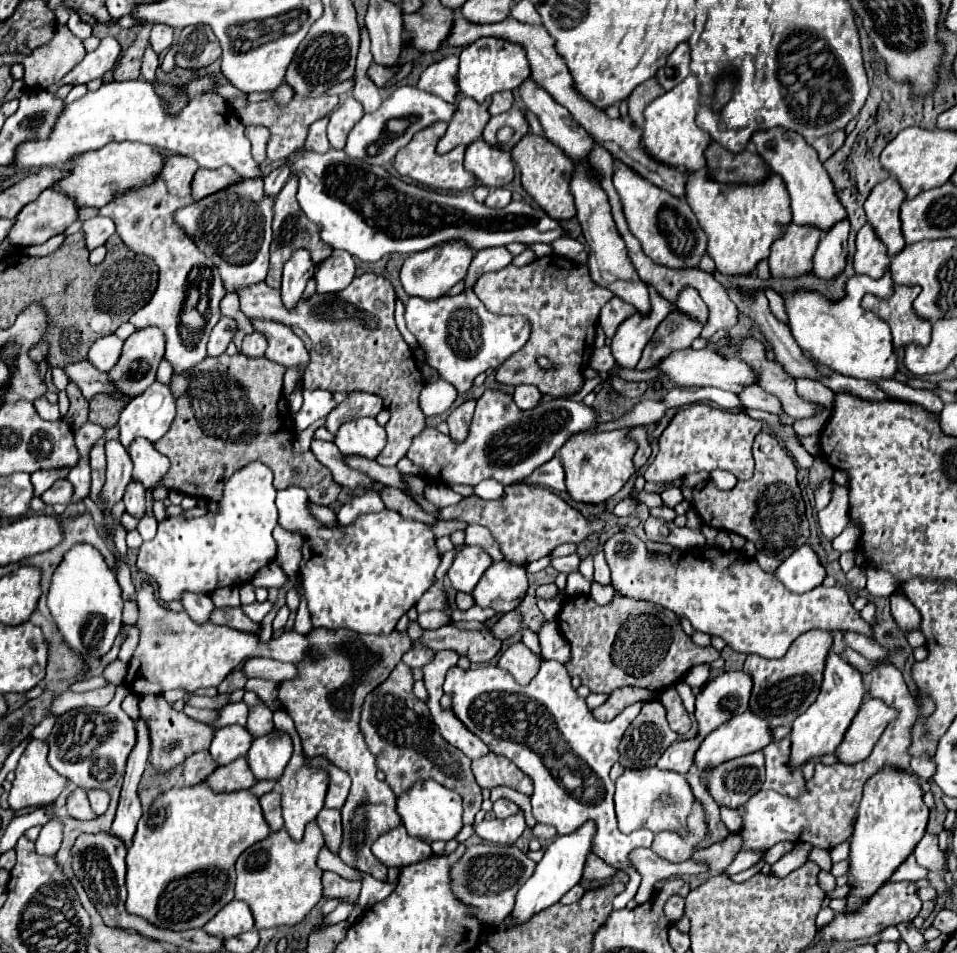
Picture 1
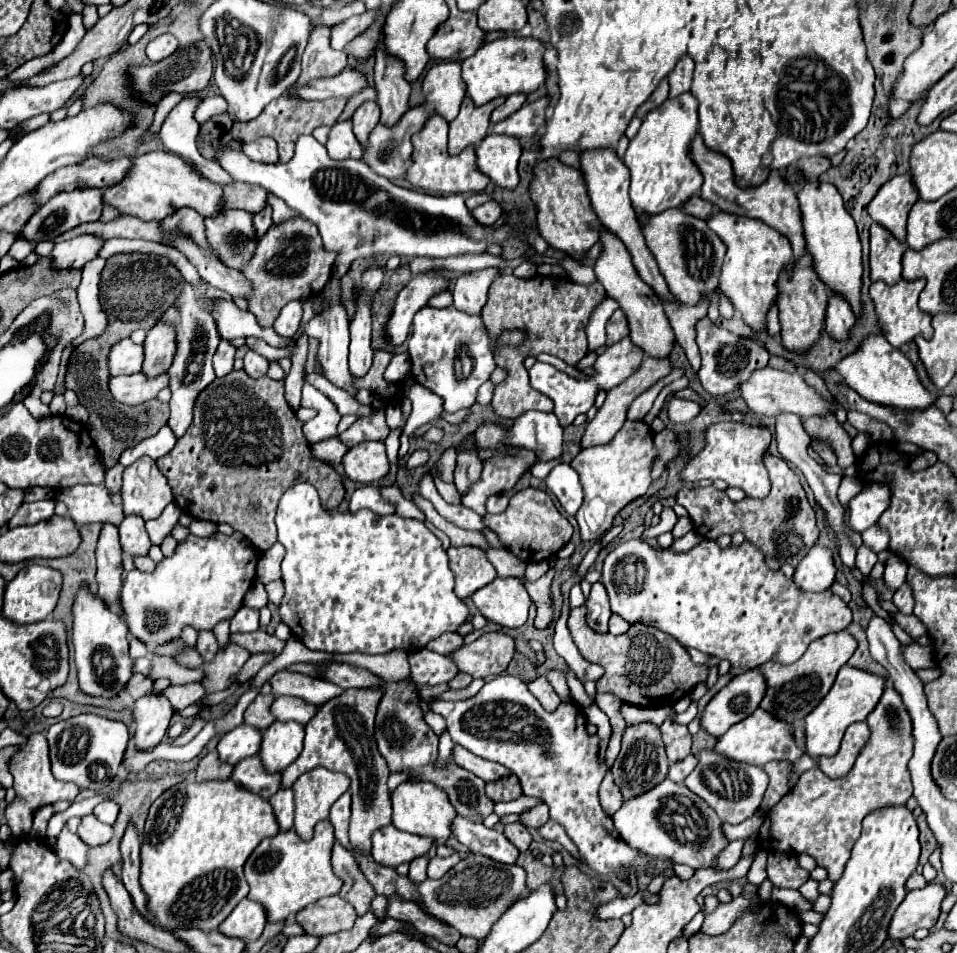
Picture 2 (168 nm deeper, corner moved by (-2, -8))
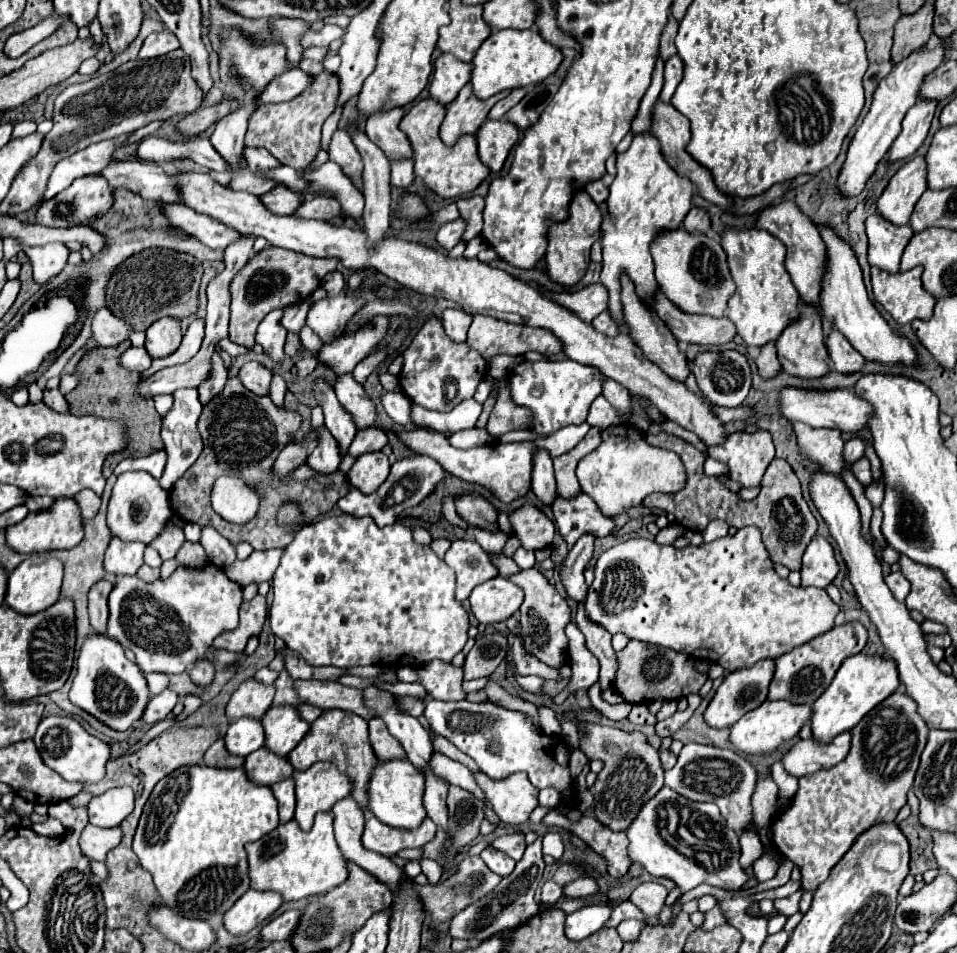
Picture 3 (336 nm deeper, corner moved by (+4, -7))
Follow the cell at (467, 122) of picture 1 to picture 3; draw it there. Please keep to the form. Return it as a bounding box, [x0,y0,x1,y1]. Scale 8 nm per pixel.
[440,84,508,146]

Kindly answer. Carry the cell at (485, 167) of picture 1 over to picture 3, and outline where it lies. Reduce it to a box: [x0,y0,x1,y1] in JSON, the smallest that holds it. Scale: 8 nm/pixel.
[476,120,518,174]

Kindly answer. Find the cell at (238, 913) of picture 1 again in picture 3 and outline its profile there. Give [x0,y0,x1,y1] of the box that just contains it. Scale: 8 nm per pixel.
[224,890,282,936]

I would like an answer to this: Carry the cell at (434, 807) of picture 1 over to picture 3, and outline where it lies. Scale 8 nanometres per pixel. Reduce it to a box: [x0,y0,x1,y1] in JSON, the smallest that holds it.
[370,760,426,828]

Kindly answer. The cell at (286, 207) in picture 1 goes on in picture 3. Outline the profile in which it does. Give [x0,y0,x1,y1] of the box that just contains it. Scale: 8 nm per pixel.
[230,246,340,348]

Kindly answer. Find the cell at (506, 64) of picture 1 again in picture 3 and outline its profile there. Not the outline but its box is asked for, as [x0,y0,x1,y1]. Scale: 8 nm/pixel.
[472,30,562,100]

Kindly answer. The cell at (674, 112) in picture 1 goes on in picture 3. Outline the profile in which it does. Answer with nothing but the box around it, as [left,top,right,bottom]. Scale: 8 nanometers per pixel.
[600,132,694,324]

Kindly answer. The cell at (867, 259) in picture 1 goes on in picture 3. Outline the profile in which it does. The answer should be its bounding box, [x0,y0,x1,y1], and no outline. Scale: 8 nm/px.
[866,214,912,274]

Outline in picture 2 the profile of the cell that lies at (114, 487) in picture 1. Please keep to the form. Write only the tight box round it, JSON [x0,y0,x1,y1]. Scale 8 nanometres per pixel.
[96,523,122,609]

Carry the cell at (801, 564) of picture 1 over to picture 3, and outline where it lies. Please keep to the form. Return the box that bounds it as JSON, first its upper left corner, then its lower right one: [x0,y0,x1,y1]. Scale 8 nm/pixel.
[802,536,838,588]

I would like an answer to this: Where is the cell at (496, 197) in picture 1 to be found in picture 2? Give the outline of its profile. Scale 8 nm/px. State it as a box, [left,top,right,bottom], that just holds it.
[470,201,502,225]

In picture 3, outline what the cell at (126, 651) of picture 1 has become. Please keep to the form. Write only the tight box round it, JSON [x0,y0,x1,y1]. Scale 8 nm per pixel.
[144,672,168,694]

